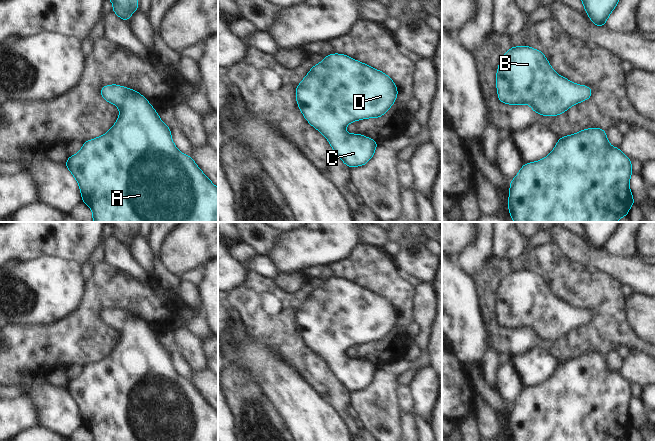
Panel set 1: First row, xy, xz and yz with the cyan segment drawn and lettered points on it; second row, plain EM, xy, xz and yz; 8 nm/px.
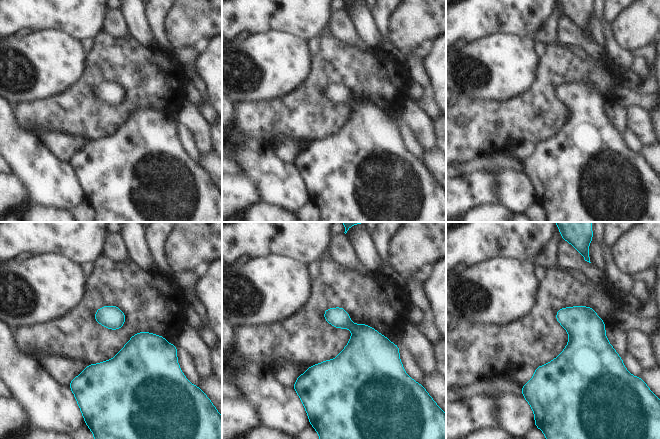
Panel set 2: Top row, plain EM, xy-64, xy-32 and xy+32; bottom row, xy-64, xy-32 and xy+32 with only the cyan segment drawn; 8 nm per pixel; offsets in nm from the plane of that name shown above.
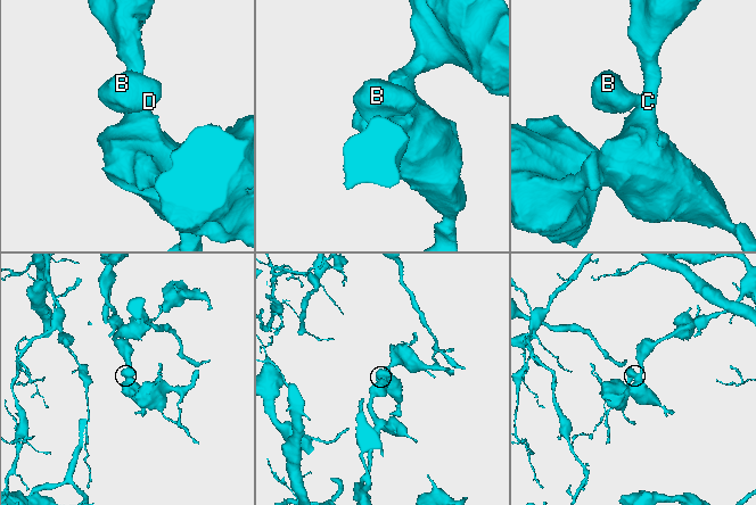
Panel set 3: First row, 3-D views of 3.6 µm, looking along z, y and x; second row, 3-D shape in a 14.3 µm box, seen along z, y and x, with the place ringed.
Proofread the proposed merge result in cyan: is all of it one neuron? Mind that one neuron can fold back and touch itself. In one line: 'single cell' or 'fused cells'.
single cell

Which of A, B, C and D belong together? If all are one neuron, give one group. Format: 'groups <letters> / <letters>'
groups A B C D

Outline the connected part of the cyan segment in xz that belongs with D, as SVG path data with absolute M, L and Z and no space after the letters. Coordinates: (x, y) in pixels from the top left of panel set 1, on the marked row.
M337 53L312 67L296 88L297 104L305 119L329 140L349 168L365 165L373 157L378 142L358 133L348 134L345 127L355 120L382 117L394 104L397 94L395 83L385 73Z

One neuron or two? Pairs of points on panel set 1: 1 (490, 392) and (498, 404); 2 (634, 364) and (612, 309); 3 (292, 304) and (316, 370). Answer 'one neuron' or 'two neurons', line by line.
1: one neuron
2: two neurons
3: one neuron

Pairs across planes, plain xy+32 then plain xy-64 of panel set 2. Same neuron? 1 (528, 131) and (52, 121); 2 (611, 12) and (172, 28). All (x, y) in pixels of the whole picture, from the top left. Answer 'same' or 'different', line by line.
1: same
2: different

